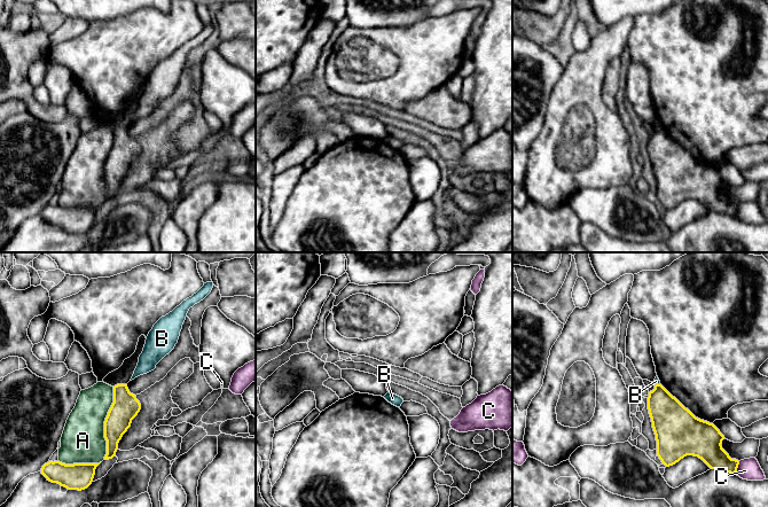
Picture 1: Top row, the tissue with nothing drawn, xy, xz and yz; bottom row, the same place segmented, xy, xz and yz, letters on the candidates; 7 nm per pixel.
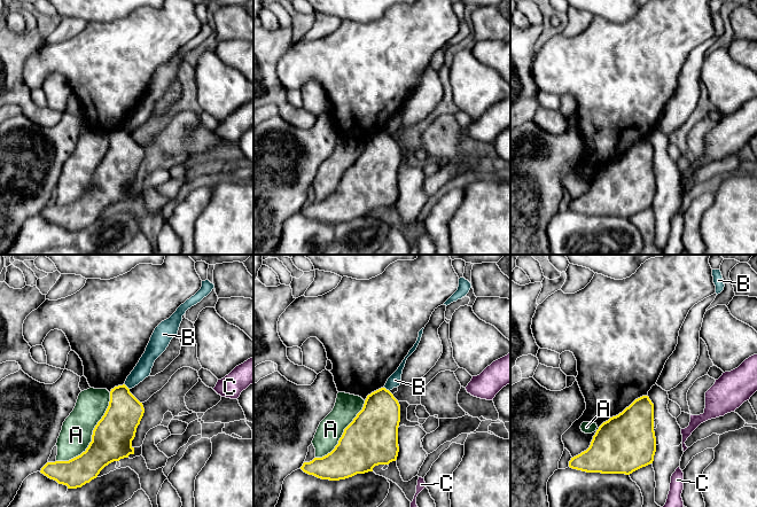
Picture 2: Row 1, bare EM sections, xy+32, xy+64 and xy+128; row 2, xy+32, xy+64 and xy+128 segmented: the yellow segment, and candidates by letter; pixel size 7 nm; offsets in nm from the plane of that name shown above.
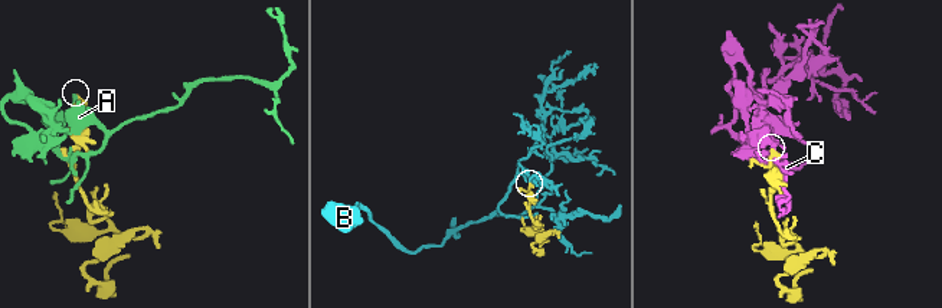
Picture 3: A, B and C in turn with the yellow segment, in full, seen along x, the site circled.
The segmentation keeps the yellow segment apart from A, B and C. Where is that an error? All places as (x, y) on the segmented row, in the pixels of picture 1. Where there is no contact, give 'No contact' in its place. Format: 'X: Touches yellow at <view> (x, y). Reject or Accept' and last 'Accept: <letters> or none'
A: Touches yellow at xy (104, 423). Reject
B: Touches yellow at yz (658, 384). Reject
C: Touches yellow at yz (736, 468). Reject
Accept: none

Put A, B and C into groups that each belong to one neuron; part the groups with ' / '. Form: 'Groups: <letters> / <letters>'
Groups: A / B / C

